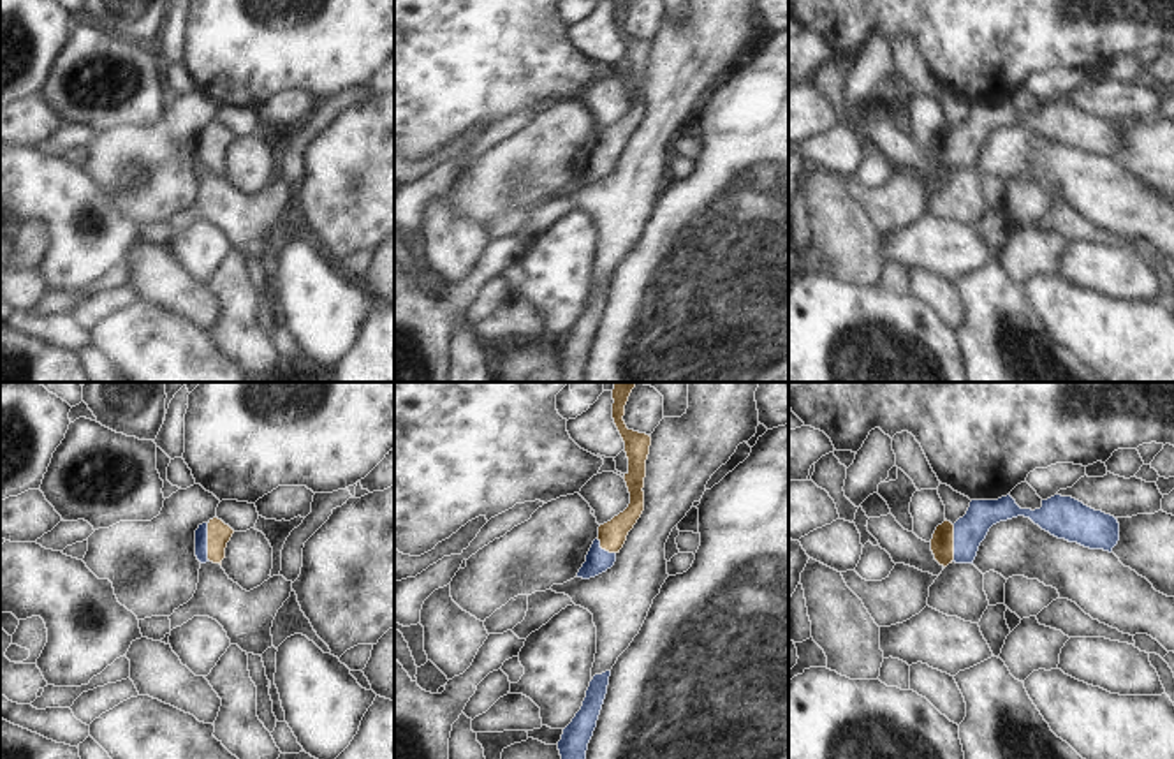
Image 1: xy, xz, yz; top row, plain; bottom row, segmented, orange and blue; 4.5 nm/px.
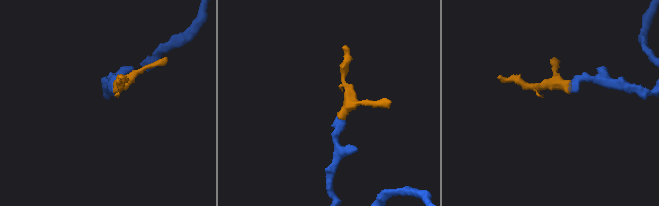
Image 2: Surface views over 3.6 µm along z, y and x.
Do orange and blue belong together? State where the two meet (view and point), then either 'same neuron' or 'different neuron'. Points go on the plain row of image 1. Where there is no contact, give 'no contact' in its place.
contact xy (208, 148); same neuron

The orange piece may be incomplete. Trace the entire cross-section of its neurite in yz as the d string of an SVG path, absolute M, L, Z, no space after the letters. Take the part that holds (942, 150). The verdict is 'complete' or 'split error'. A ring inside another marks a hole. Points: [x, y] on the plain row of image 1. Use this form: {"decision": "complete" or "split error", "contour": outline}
{"decision": "split error", "contour": "M1007 100L998 106L972 106L966 120L954 130L943 127L931 144L935 166L949 169L973 169L980 148L989 134L1017 122L1030 123L1042 136L1058 144L1077 148L1090 155L1112 157L1119 146L1119 129L1114 122L1095 116L1072 102L1054 100L1042 106L1040 114L1021 114Z"}

